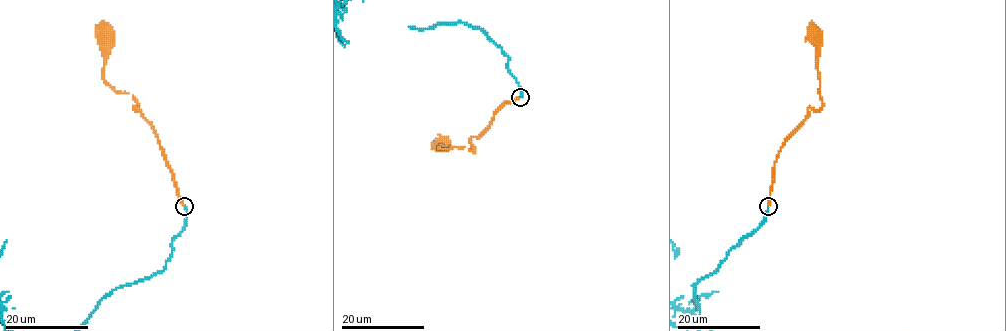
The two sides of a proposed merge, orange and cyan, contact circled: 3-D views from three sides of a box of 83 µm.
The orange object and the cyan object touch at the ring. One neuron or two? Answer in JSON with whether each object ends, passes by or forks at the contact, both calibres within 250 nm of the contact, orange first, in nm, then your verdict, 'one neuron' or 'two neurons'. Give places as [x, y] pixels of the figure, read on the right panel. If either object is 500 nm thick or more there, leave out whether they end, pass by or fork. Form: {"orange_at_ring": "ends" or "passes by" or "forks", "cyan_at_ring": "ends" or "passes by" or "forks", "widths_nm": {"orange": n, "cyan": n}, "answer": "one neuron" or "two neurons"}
{"orange_at_ring": "ends", "cyan_at_ring": "ends", "widths_nm": {"orange": 220, "cyan": 220}, "answer": "two neurons"}

